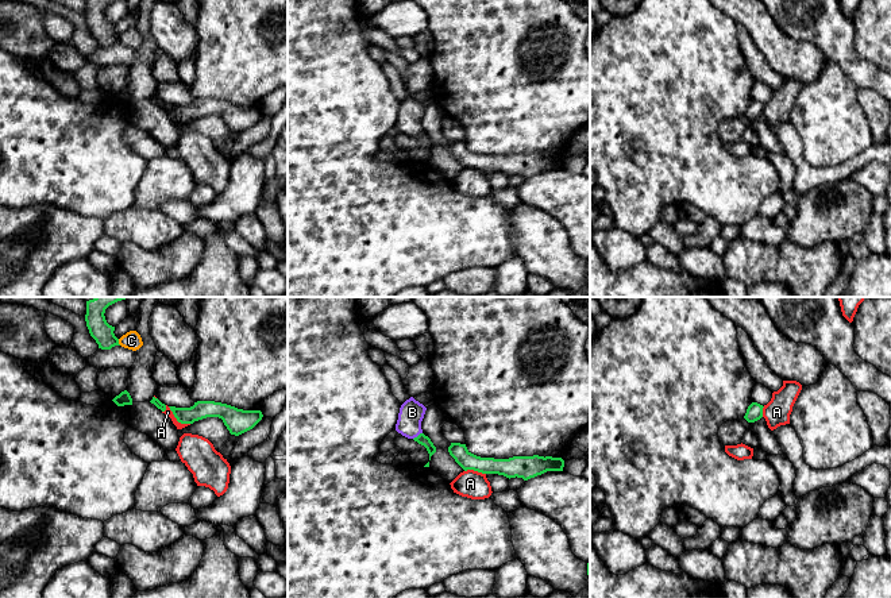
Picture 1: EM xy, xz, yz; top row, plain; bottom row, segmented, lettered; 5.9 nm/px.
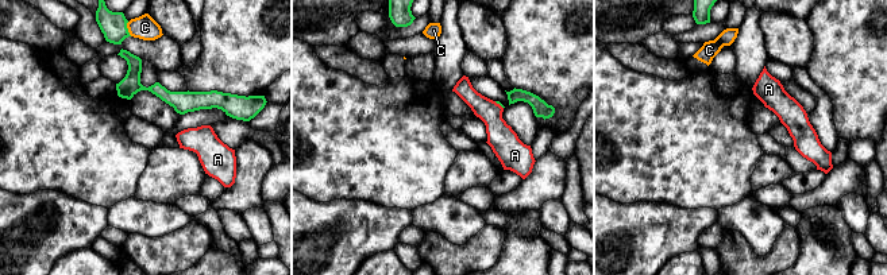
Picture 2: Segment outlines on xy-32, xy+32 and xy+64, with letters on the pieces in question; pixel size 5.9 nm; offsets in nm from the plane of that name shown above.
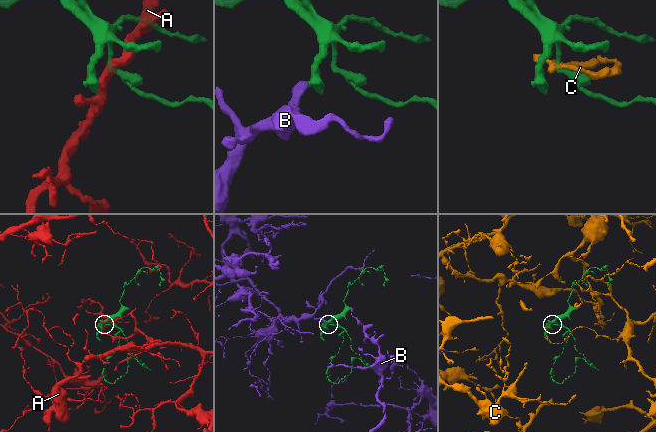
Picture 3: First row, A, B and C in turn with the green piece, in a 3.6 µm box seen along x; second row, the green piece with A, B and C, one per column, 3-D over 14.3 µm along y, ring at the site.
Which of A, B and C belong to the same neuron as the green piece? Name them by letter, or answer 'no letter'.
B

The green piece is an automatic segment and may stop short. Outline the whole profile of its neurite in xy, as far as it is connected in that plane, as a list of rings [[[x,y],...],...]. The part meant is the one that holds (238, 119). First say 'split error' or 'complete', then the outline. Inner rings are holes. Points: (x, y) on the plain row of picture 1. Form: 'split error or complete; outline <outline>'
complete; outline [[[197,99],[190,105],[169,105],[181,121],[193,121],[207,115],[219,115],[230,131],[235,134],[252,127],[263,115],[261,108],[243,108],[215,99]]]

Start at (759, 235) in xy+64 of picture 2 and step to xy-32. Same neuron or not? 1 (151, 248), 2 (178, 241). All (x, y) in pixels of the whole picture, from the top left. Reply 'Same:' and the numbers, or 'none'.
Same: none

